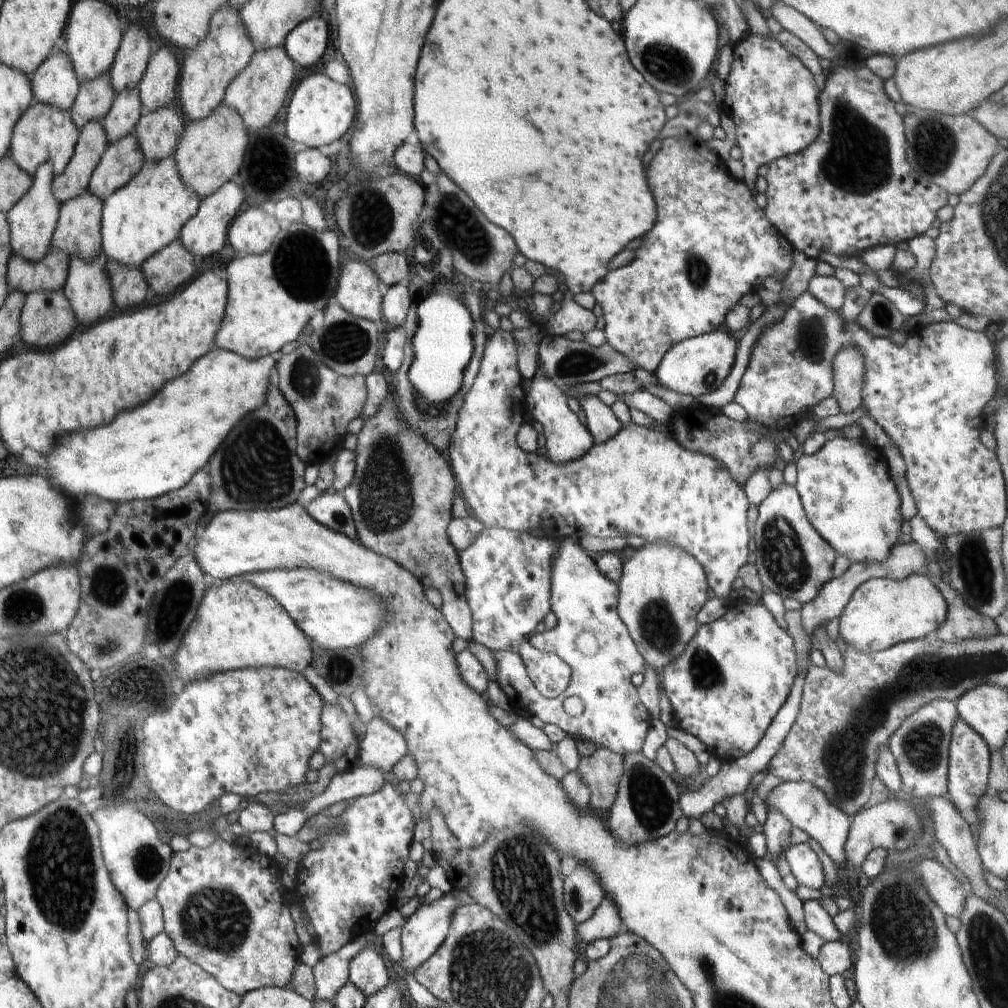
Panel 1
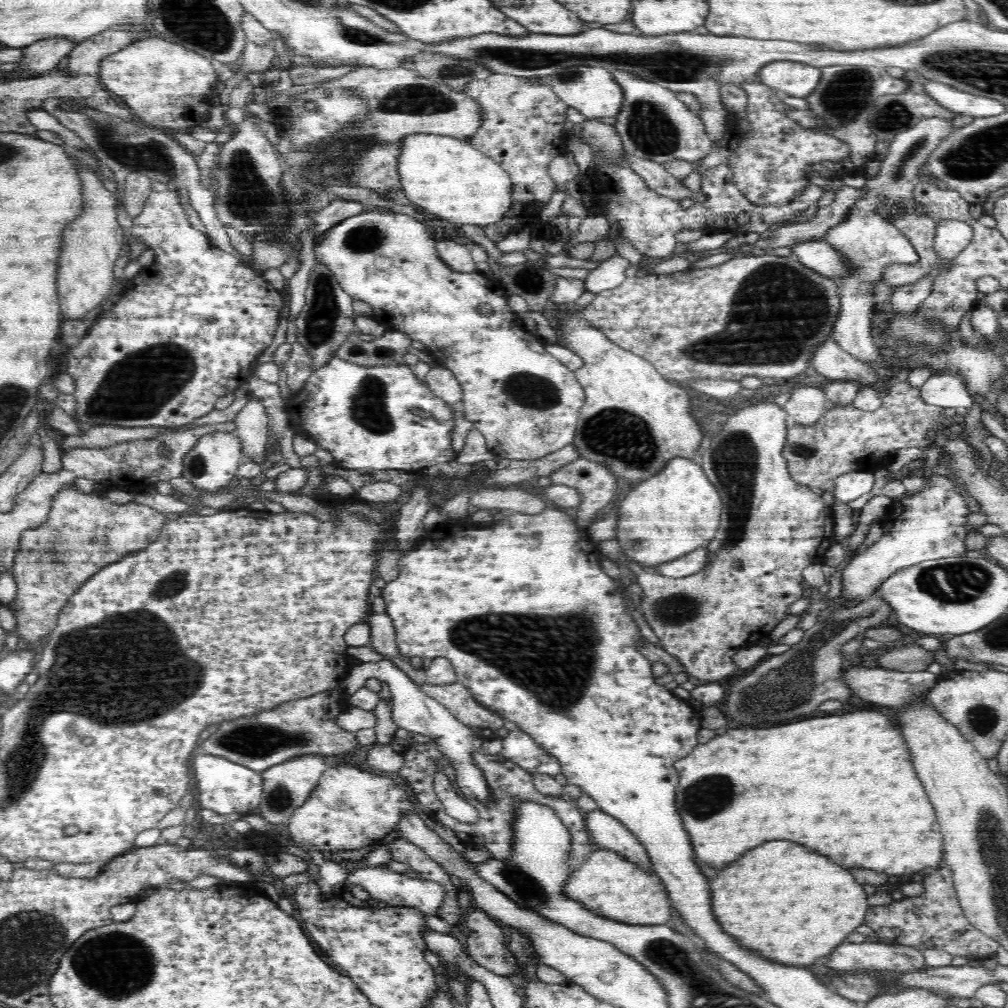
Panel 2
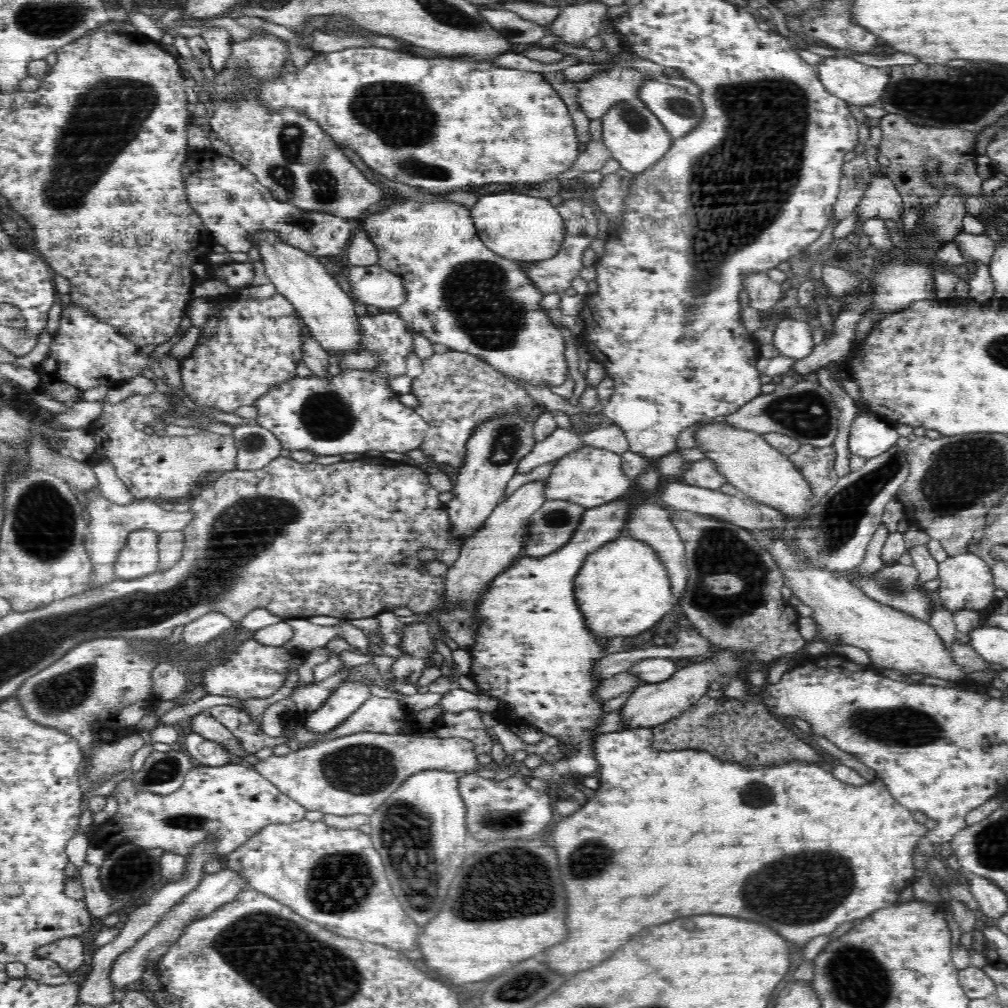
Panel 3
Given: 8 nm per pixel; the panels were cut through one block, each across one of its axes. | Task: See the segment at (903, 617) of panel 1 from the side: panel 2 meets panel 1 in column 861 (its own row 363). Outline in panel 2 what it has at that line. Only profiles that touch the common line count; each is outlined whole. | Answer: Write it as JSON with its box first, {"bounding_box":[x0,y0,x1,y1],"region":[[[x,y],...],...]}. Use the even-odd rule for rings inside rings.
{"bounding_box":[558,307,702,484],"region":[[[571,307],[567,316],[560,320],[558,343],[574,351],[582,359],[582,366],[573,373],[582,385],[585,401],[579,412],[577,433],[572,445],[582,458],[609,466],[617,478],[634,480],[634,484],[658,474],[671,458],[690,458],[696,460],[700,455],[702,430],[690,413],[689,391],[673,381],[666,380],[653,364],[636,356],[621,346],[614,344],[601,330],[589,325],[581,316],[579,309]],[[575,311],[576,316],[571,316]]]}

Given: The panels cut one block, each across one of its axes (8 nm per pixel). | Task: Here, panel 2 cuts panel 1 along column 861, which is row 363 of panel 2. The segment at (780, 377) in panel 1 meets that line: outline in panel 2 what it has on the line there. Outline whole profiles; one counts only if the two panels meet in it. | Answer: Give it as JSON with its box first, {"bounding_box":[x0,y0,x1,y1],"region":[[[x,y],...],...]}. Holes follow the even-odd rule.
{"bounding_box":[285,358,458,473],"region":[[[334,358],[317,368],[296,394],[290,394],[285,410],[294,431],[306,435],[333,456],[332,466],[346,470],[404,470],[420,473],[422,469],[458,459],[450,435],[454,430],[454,406],[434,396],[424,381],[416,379],[406,364],[360,366]]]}

